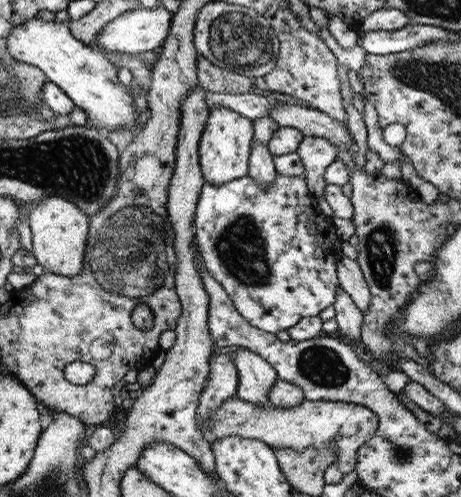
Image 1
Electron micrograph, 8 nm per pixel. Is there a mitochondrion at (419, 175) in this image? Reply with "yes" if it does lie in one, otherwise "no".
no

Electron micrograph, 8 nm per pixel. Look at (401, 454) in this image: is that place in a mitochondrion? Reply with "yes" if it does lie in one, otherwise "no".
yes

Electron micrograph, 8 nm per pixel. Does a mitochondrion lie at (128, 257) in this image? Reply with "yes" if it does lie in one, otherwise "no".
yes

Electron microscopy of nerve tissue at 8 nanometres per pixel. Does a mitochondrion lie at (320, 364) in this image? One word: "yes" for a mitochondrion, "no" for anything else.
yes

